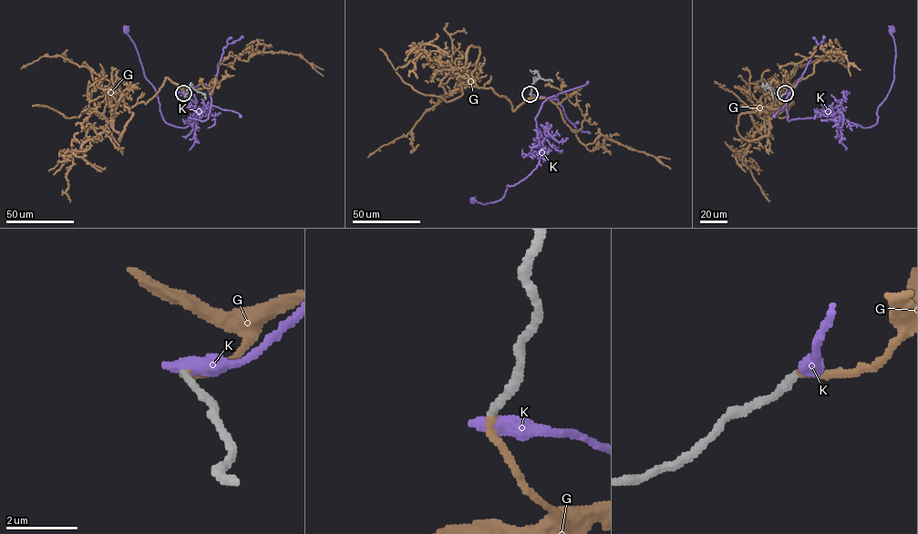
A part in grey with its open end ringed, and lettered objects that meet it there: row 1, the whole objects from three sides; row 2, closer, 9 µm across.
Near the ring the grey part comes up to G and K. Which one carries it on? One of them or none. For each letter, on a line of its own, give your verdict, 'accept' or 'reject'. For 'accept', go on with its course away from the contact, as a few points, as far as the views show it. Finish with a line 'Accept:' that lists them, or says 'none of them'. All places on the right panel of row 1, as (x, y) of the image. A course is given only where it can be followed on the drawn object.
G: accept | via (785, 93), (801, 77), (774, 108), (777, 115), (793, 103), (783, 118), (761, 107), (740, 106)
K: reject
Accept: G

